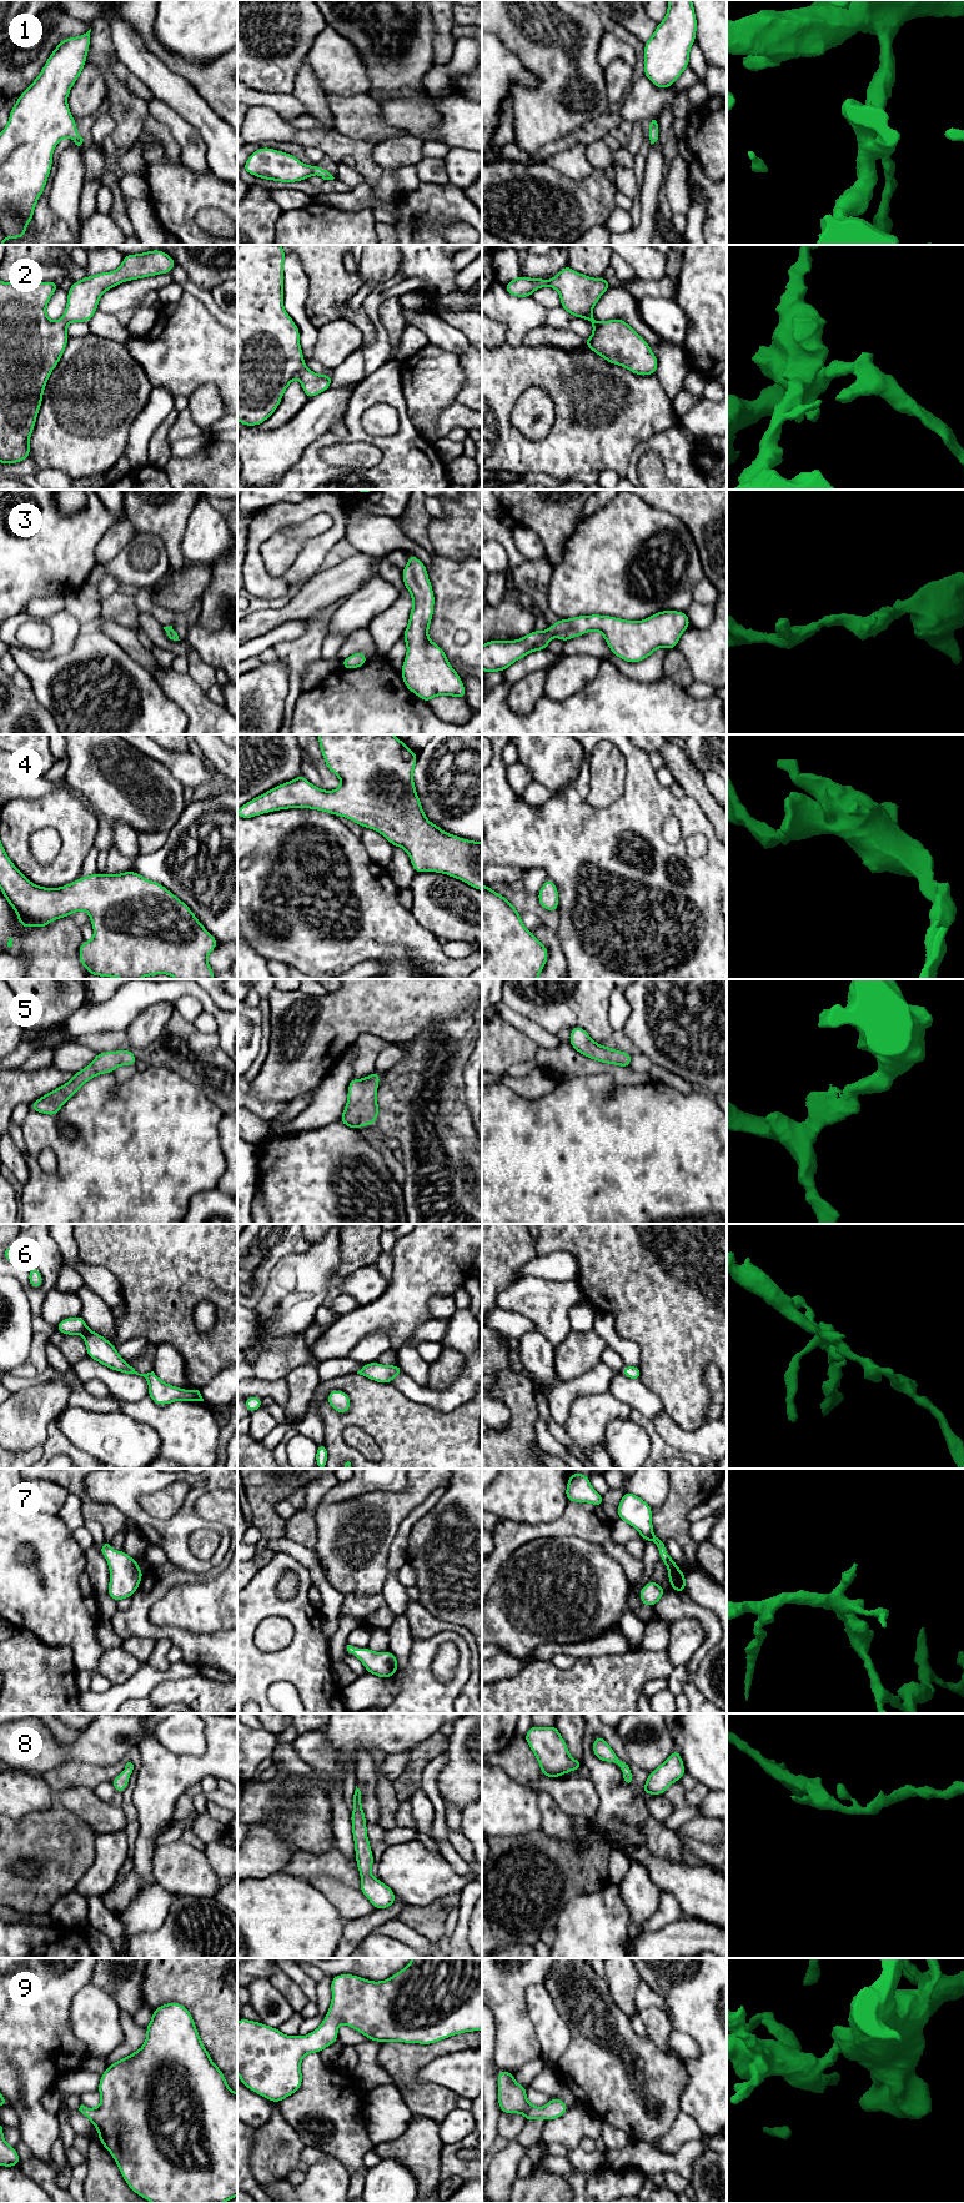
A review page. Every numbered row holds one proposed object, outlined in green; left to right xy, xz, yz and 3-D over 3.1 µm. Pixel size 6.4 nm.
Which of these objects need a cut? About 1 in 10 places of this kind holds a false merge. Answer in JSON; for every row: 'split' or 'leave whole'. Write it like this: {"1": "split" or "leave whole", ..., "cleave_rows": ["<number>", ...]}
{"1": "leave whole", "2": "leave whole", "3": "leave whole", "4": "leave whole", "5": "leave whole", "6": "leave whole", "7": "leave whole", "8": "leave whole", "9": "leave whole", "cleave_rows": []}

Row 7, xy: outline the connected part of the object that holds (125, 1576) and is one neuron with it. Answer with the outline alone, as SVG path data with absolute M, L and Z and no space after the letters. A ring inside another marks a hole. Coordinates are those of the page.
M110 1540L105 1541L99 1550L106 1557L110 1569L107 1595L116 1602L132 1597L144 1575L139 1562L124 1550L114 1552Z

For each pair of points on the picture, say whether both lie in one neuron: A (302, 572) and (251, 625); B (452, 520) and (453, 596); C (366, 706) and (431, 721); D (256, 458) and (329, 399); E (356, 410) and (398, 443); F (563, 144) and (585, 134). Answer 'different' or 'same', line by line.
A: different
B: different
C: different
D: same
E: same
F: same

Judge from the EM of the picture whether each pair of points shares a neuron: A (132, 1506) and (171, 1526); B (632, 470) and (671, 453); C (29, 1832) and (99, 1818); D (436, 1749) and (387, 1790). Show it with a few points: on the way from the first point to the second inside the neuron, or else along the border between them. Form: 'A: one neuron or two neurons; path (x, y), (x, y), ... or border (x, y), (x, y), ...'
A: one neuron; path (142, 1516), (150, 1524), (161, 1526)
B: one neuron; path (634, 457), (644, 446), (658, 446)
C: two neurons; border (60, 1805), (81, 1817), (98, 1833)
D: two neurons; border (392, 1782), (395, 1797), (400, 1802)

